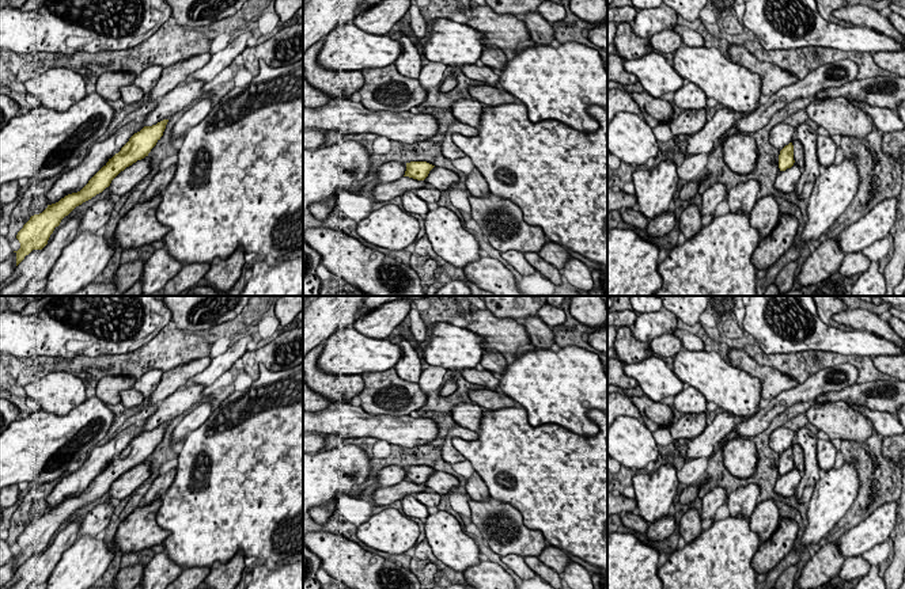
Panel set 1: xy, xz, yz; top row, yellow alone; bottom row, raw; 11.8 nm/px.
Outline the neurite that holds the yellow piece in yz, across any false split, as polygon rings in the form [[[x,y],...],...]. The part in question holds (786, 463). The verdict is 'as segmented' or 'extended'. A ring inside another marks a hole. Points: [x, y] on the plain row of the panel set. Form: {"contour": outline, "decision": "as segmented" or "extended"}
{"contour": [[[789,446],[785,449],[779,459],[779,472],[780,475],[785,475],[787,472],[791,472],[794,470],[794,449]]], "decision": "as segmented"}

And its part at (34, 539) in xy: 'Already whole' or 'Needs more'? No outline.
Already whole

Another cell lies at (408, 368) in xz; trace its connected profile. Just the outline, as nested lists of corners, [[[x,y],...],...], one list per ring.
[[[395,331],[390,334],[393,343],[397,343],[401,350],[401,358],[394,365],[397,375],[406,381],[419,383],[421,376],[421,361],[416,349],[409,343],[408,339],[397,334]]]

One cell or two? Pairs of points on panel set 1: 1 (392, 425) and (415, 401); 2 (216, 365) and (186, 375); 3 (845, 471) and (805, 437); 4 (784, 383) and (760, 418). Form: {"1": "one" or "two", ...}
{"1": "two", "2": "two", "3": "two", "4": "two"}

